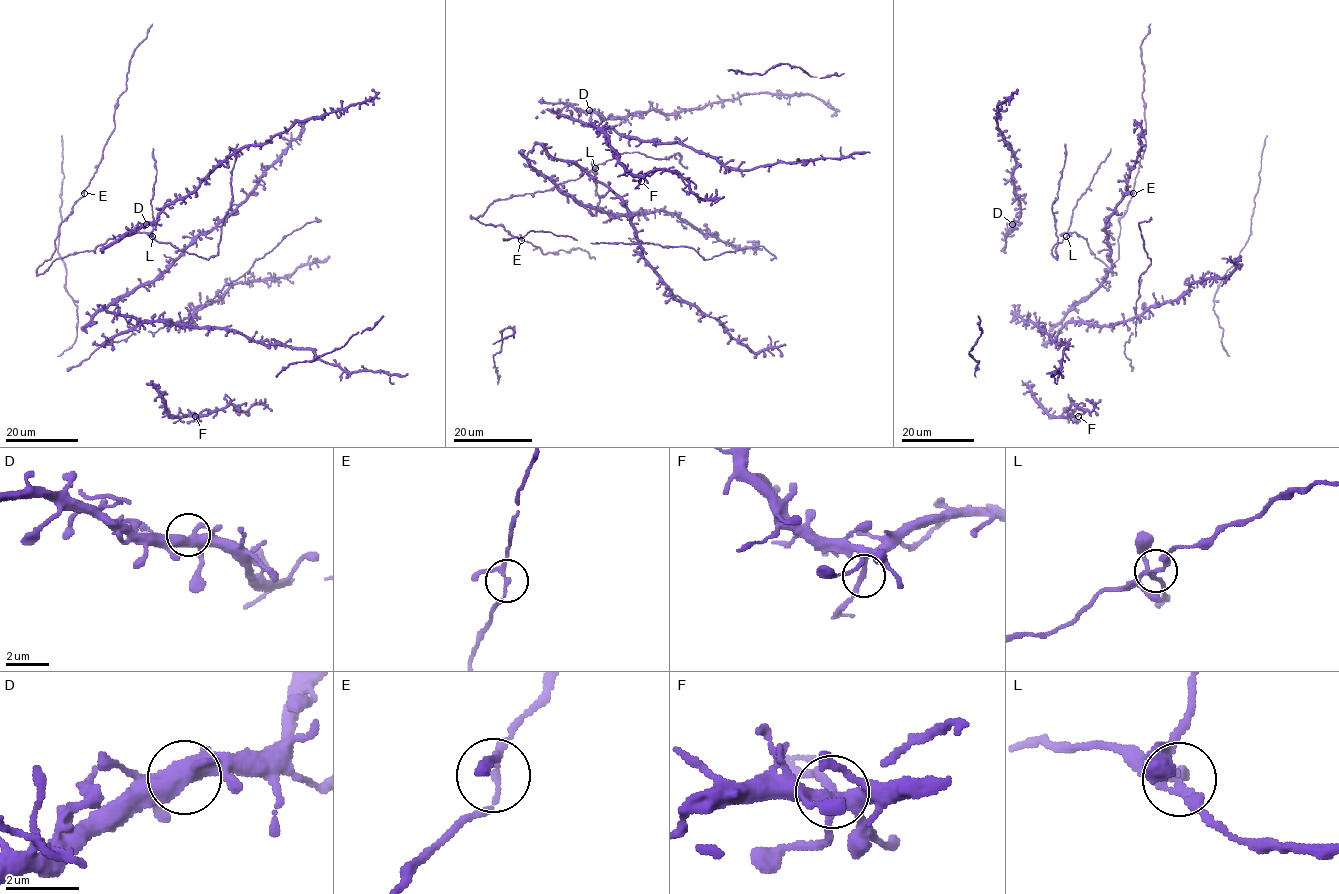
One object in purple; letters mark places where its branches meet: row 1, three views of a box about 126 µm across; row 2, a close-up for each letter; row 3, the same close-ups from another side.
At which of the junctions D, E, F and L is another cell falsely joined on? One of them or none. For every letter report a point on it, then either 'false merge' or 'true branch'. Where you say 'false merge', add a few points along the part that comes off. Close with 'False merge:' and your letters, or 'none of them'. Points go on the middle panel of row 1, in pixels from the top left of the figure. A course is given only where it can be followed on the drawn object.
D: place (589, 110); true branch
E: place (521, 240); true branch
F: place (641, 181); true branch
L: place (595, 168); false merge; course (594, 168), (593, 180), (599, 197), (595, 216)
False merge: L

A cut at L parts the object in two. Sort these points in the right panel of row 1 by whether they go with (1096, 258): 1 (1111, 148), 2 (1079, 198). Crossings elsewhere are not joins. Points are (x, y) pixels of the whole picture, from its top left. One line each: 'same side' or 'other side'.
1: other side
2: other side

